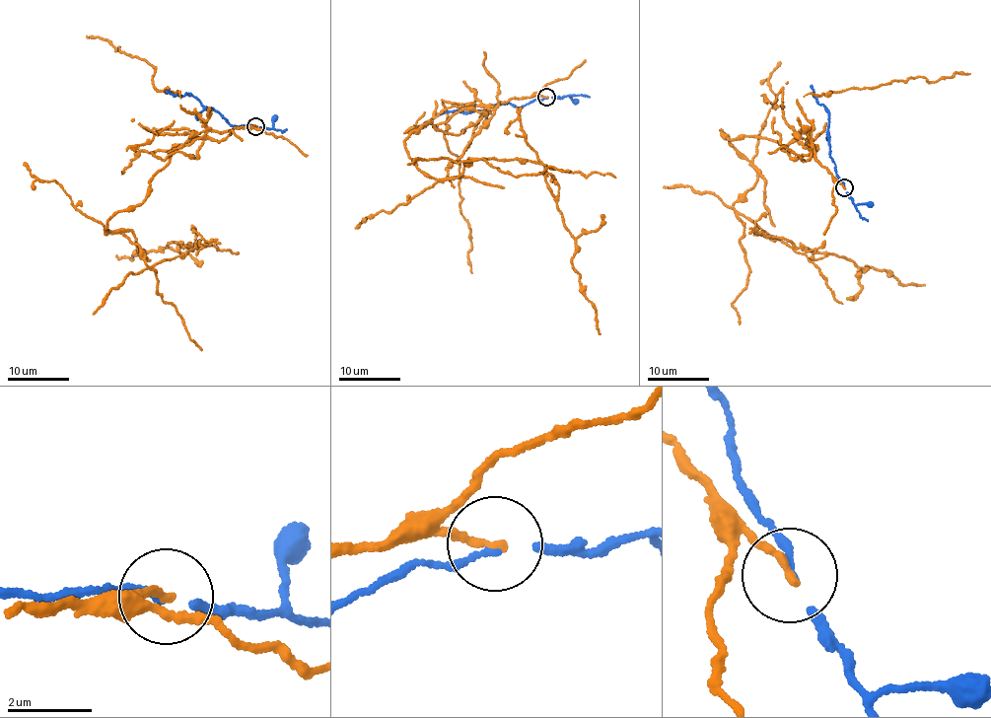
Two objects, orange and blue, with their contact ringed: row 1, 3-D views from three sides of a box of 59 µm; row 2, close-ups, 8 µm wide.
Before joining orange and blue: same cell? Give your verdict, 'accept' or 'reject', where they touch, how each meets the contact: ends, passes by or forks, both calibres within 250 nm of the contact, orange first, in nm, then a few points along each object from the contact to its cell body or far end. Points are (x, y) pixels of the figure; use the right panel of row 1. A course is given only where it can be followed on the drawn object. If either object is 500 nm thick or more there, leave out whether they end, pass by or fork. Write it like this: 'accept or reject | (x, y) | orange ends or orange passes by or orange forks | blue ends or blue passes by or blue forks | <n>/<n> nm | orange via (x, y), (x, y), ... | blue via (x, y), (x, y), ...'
reject | (844, 187) | orange ends | blue passes by | 200/110 nm | orange via (844, 187), (796, 139), (720, 132), (757, 174), (734, 209), (796, 248), (924, 285) | blue via (844, 187), (829, 154), (828, 114), (813, 95), (811, 84)

